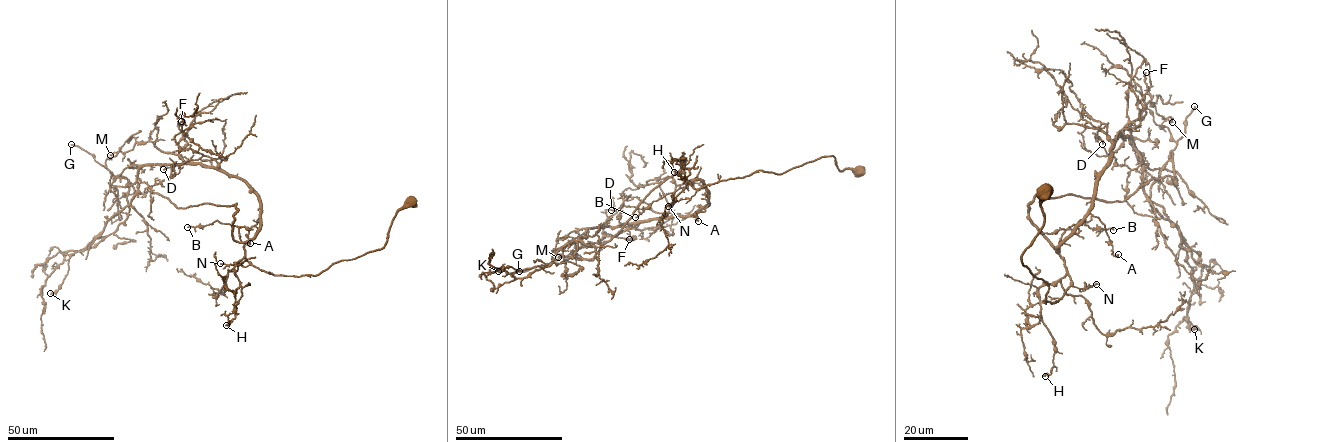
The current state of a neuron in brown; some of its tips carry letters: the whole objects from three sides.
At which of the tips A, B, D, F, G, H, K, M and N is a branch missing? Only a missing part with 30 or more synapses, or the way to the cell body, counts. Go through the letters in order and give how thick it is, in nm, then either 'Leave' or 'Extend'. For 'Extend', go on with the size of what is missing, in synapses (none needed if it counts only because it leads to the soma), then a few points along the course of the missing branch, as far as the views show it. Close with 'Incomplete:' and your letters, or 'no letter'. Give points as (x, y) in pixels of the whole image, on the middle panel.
A: Thickness 140 nm. Leave
B: Thickness 190 nm. Leave
D: Thickness 170 nm. Leave
F: Thickness 170 nm. Leave
G: Thickness 200 nm. Extend. Roughly 140 synapses
H: Thickness 160 nm. Leave
K: Thickness 320 nm. Leave
M: Thickness 130 nm. Leave
N: Thickness 160 nm. Leave
Incomplete: G

